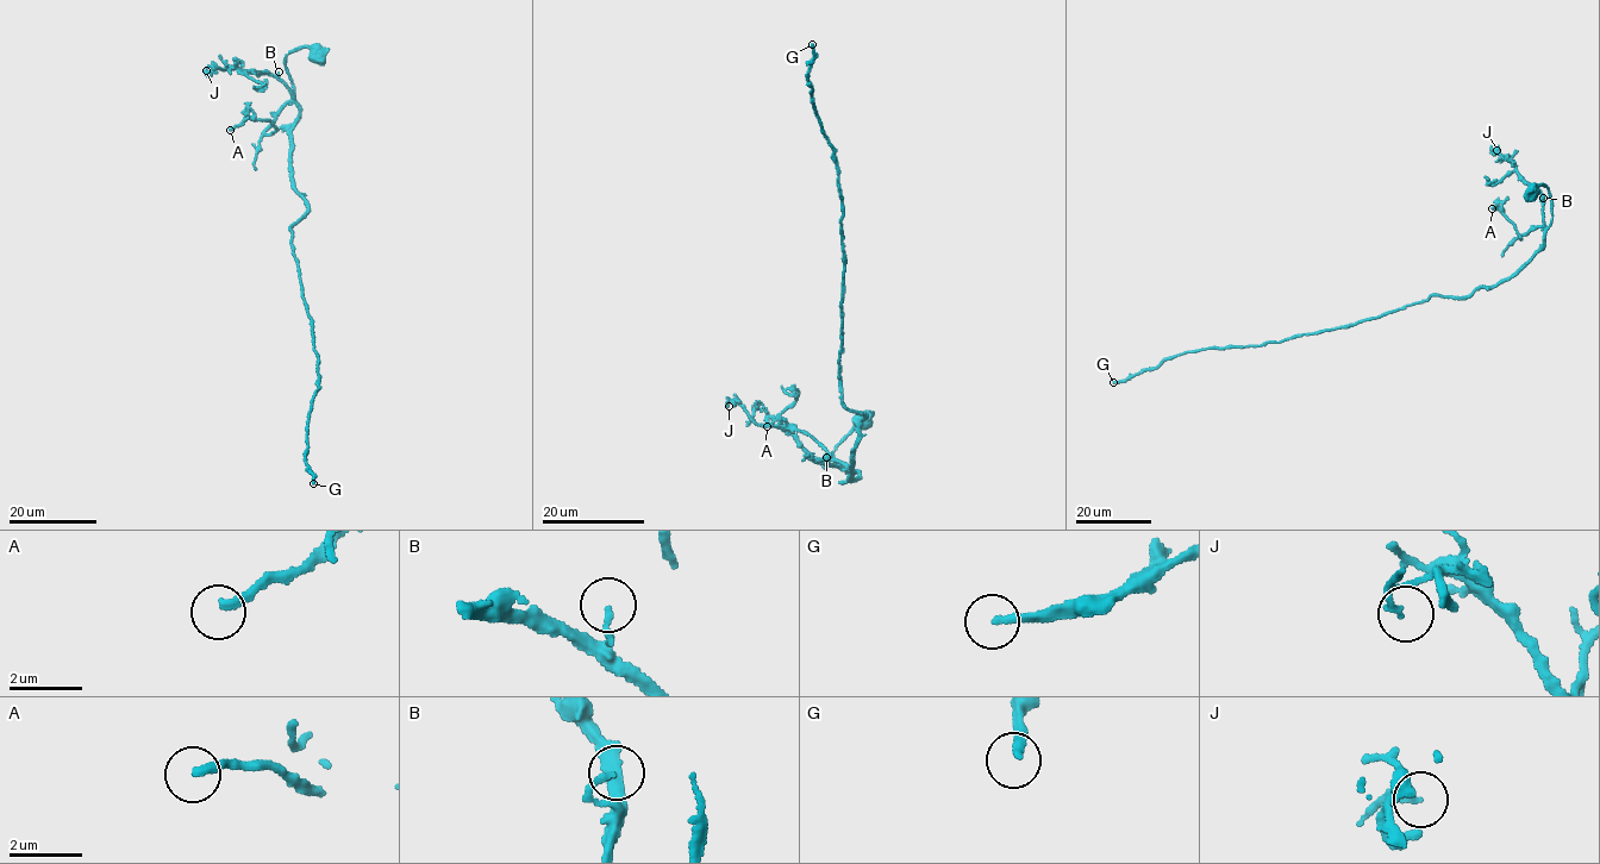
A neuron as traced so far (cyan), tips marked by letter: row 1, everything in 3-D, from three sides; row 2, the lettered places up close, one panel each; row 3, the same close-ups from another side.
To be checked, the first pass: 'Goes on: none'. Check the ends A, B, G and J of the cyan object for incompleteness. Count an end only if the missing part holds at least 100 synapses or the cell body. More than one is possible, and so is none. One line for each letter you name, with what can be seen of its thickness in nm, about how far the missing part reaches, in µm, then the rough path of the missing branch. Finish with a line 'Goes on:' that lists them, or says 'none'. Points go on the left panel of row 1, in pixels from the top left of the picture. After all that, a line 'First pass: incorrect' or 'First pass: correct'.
G: calibre 220 nm; missing 160 µm; course (313, 483), (316, 502), (322, 474), (256, 387), (260, 276), (249, 213), (213, 169), (218, 106)
Goes on: G
First pass: incorrect

